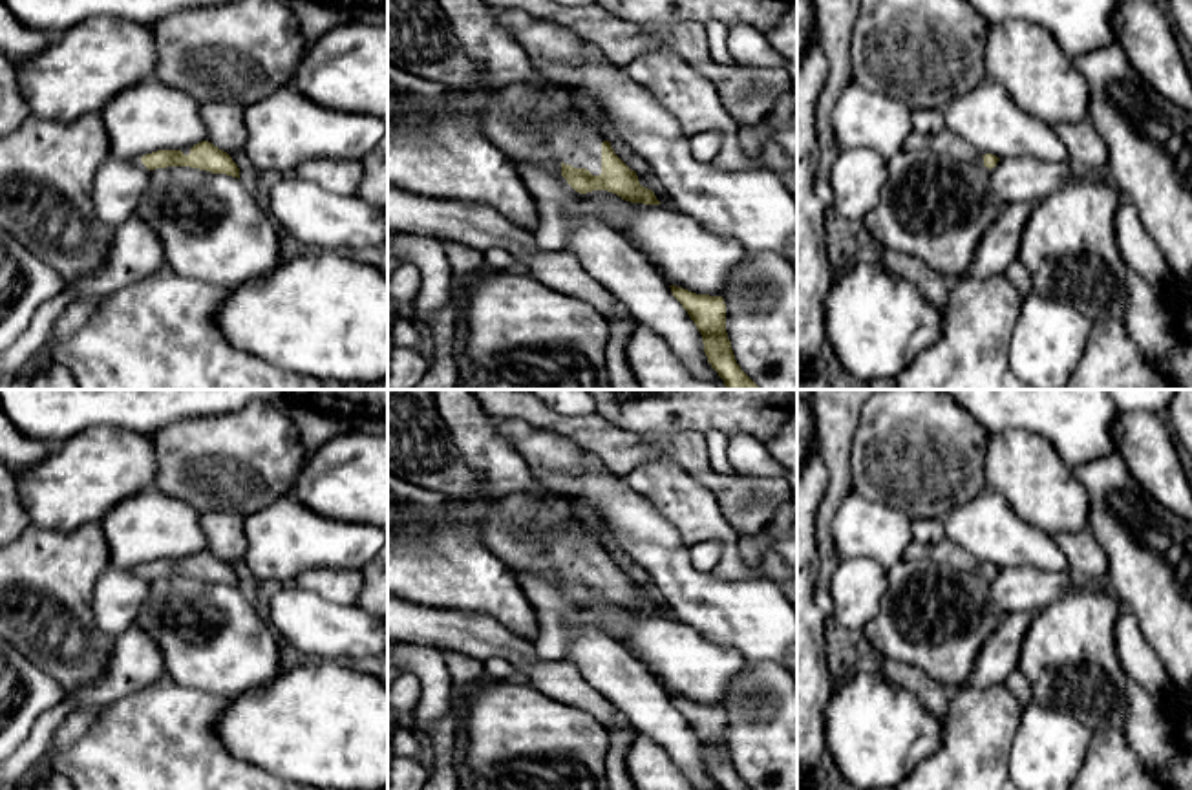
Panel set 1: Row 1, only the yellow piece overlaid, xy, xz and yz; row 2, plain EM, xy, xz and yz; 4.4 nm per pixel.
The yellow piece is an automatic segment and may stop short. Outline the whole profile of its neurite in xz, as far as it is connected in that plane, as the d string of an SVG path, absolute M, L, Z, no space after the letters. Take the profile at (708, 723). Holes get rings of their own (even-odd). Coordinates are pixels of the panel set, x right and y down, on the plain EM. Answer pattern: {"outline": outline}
{"outline": "M669 695L673 706L687 721L702 744L704 763L722 790L751 790L737 774L726 742L726 713L722 706L697 704Z"}

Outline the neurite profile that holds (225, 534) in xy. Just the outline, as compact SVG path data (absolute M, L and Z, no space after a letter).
M207 512L201 516L201 528L208 539L208 552L223 561L243 561L247 538L243 514Z

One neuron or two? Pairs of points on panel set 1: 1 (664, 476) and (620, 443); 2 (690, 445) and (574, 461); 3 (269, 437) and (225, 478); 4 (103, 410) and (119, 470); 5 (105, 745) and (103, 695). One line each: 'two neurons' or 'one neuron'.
1: two neurons
2: two neurons
3: one neuron
4: two neurons
5: two neurons

